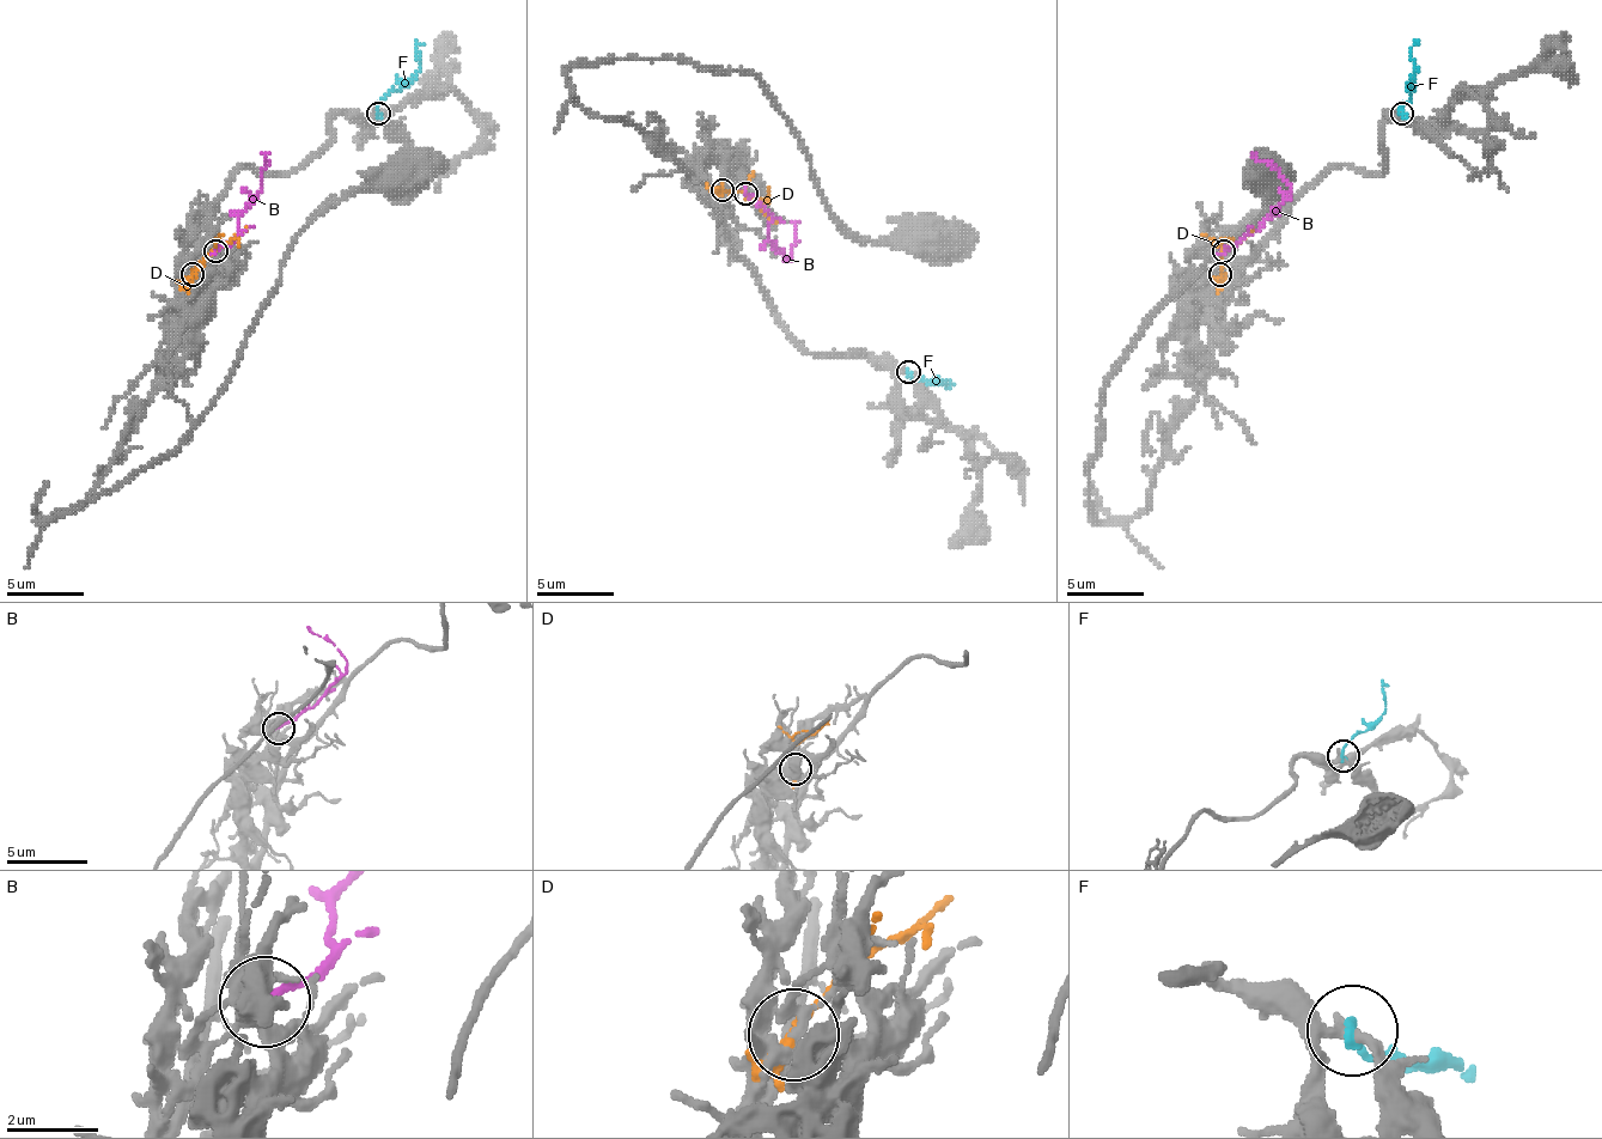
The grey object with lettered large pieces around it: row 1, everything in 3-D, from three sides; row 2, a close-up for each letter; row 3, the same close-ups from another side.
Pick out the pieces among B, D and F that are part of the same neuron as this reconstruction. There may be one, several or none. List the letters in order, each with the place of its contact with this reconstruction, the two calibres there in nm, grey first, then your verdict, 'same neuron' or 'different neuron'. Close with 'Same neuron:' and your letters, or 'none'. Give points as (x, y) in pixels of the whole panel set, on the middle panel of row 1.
B: (745, 194) | 240/190 nm | same neuron
D: (723, 189) | 200/280 nm | different neuron
F: (908, 372) | 220/240 nm | different neuron
Same neuron: B

